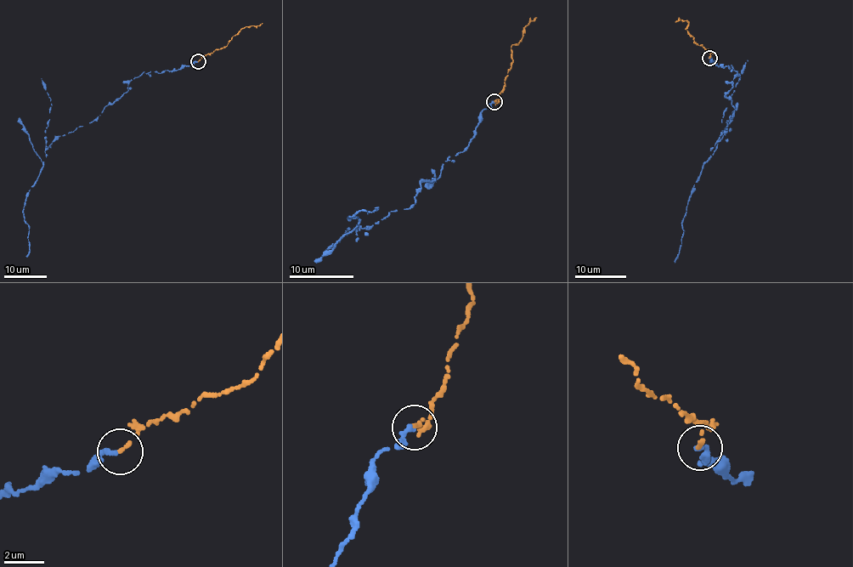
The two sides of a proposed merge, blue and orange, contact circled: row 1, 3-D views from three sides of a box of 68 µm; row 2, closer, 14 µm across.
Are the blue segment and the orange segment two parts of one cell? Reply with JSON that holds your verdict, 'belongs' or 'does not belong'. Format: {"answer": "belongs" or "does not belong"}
{"answer": "belongs"}

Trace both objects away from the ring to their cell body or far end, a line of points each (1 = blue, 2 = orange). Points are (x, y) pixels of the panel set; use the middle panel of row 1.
1: (494, 102), (437, 179), (421, 179), (409, 208), (362, 229), (349, 217), (377, 207)
2: (494, 102), (499, 97), (512, 60), (511, 46), (518, 44), (522, 31), (536, 18)

